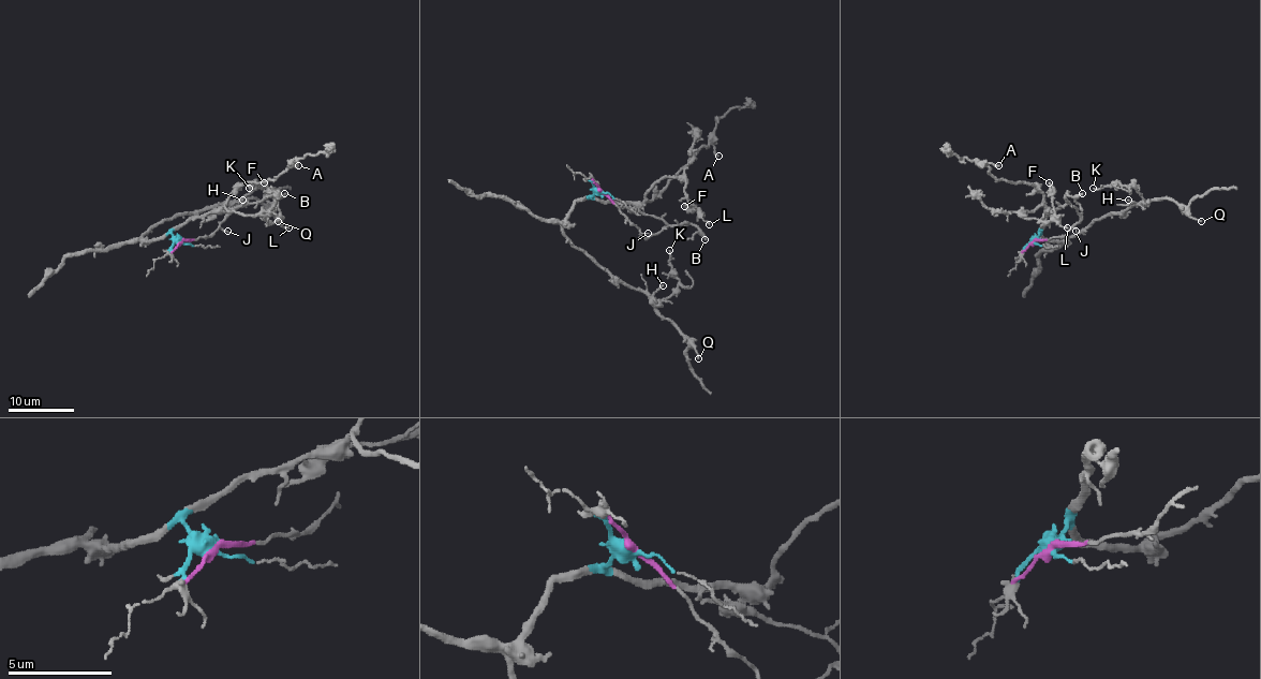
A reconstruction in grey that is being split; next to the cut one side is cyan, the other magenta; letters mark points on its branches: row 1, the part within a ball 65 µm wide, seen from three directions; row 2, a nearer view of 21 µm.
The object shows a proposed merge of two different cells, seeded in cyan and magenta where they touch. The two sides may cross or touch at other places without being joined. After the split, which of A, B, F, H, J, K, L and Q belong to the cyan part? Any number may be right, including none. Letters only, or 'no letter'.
A, F, H, K, L, Q

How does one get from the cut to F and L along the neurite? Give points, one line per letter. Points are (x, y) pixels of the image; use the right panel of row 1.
F: (1034, 241), (1044, 218), (1044, 208), (1037, 206), (1020, 215), (1047, 223), (1055, 210), (1048, 181)
L: (1034, 241), (1044, 218), (1044, 208), (1037, 206), (1020, 215), (1047, 223), (1056, 221), (1068, 227)

